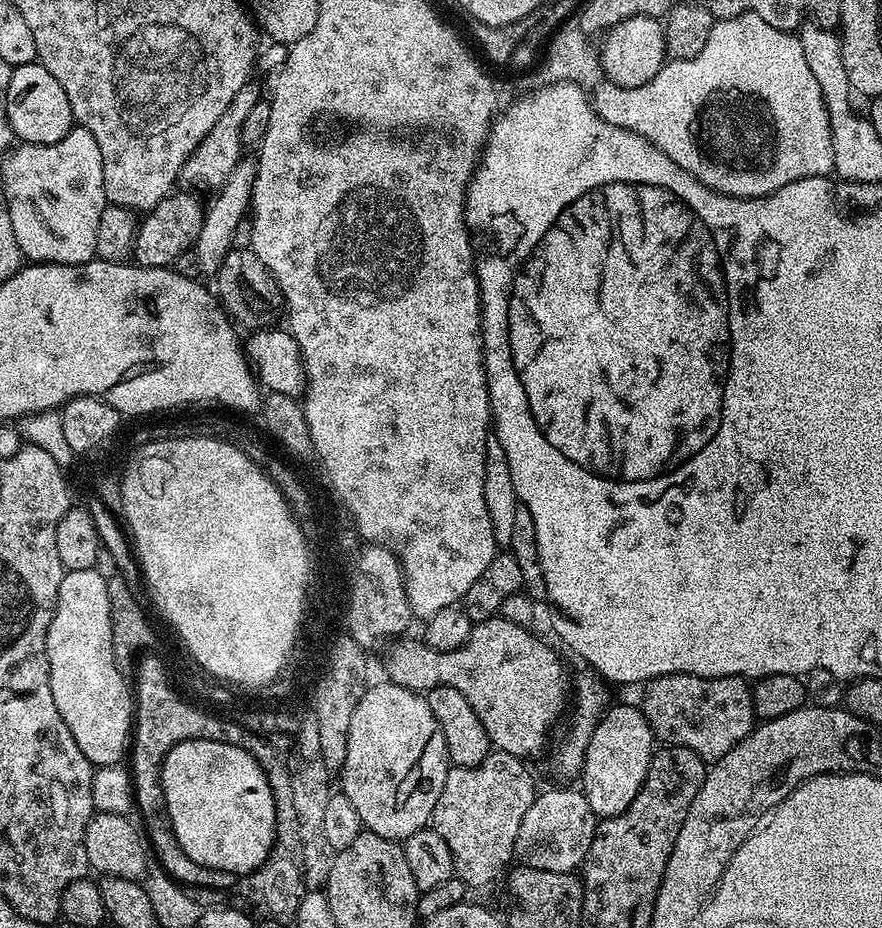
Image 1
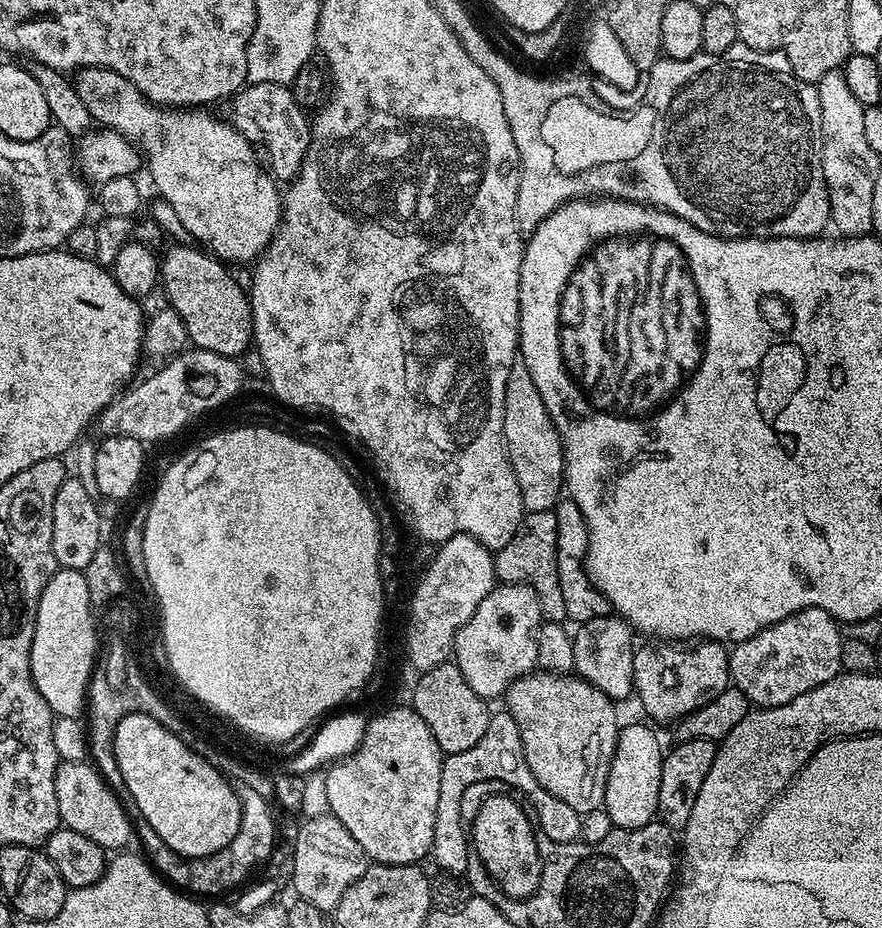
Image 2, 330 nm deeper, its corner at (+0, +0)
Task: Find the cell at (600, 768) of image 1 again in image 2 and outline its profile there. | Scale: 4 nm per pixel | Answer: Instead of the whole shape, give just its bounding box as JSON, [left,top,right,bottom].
[603,724,666,828]

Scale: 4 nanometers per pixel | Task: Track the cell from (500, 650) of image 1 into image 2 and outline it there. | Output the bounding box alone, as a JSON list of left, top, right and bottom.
[506,670,621,814]

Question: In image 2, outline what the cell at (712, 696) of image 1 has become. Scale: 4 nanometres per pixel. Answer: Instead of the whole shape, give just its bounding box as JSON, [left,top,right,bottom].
[632,640,730,725]

